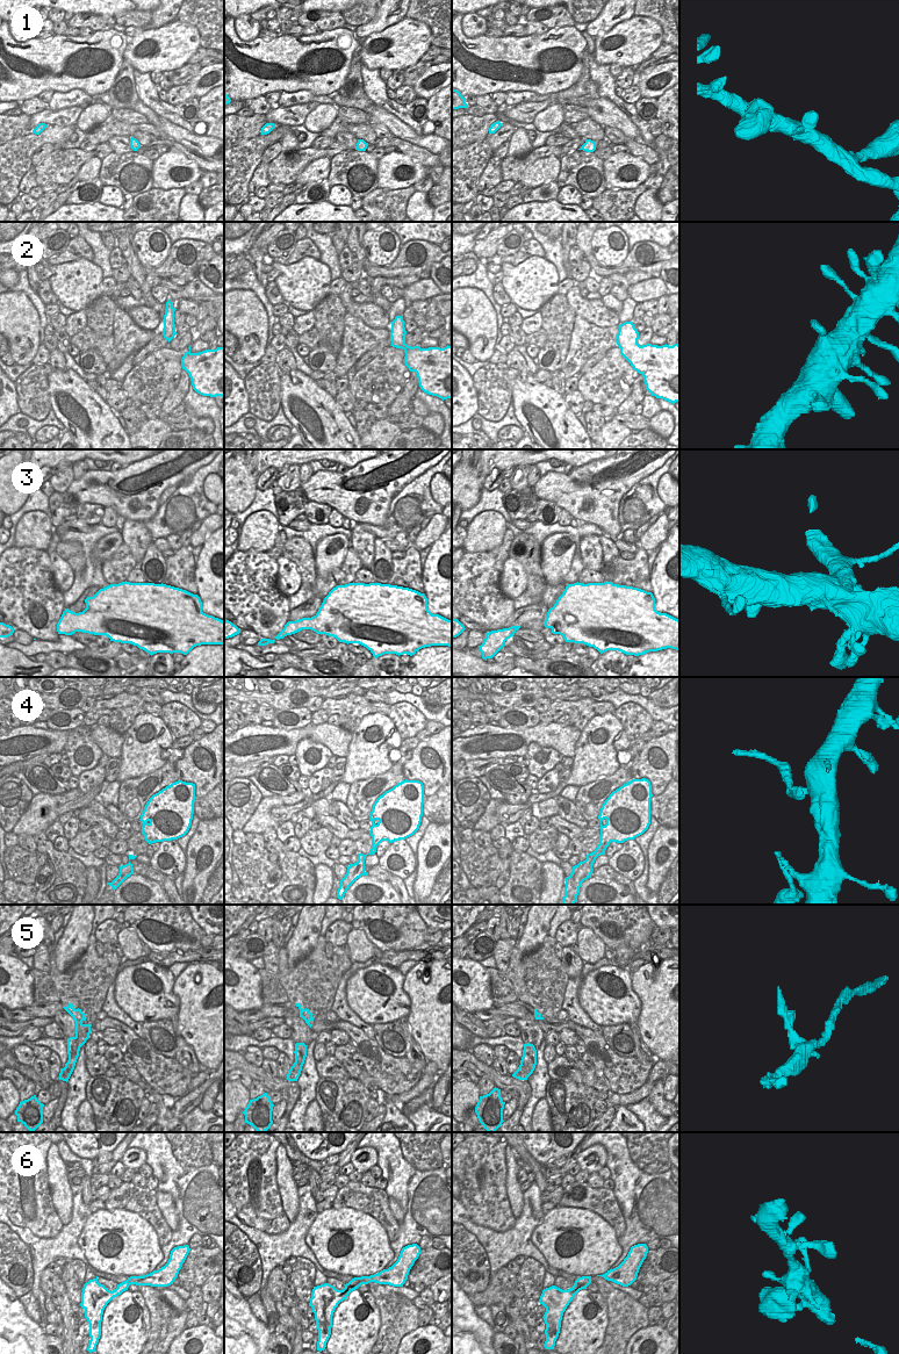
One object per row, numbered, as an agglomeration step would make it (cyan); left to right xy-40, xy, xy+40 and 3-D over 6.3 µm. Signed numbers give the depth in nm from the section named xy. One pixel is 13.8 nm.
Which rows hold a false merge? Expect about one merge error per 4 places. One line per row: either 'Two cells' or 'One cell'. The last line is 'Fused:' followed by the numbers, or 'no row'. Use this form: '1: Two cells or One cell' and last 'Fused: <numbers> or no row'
1: One cell
2: One cell
3: One cell
4: Two cells
5: Two cells
6: One cell
Fused: 4, 5.

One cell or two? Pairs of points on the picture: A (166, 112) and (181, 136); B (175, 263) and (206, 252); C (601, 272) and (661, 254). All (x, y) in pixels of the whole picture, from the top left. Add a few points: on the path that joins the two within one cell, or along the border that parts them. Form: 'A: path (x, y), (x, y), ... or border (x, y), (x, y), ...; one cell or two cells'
A: border (159, 116), (192, 132); two cells
B: path (182, 264), (187, 266), (199, 257); one cell
C: path (617, 268), (625, 266), (651, 266); one cell

